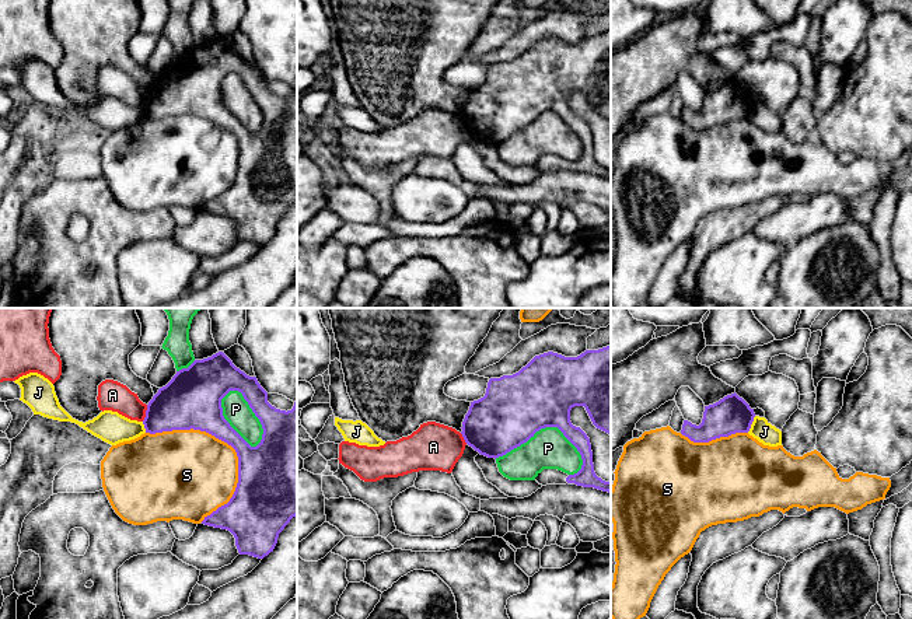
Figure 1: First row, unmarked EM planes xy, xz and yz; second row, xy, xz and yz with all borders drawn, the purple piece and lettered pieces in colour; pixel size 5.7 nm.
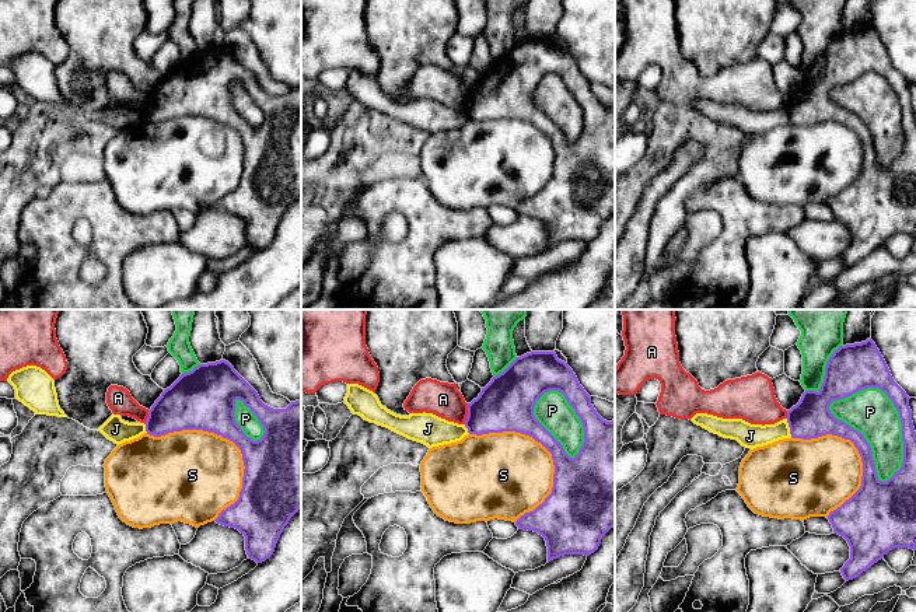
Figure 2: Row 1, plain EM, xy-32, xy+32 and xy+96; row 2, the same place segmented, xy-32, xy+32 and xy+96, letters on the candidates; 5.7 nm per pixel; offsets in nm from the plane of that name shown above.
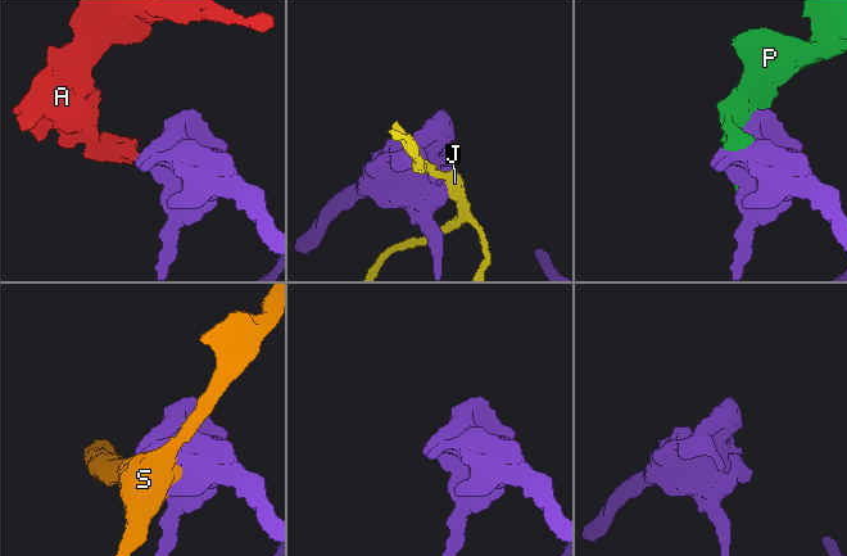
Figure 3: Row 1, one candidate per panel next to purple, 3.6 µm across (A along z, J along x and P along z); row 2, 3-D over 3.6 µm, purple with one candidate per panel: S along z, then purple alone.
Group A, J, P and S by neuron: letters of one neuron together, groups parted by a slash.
A / J / P / S

